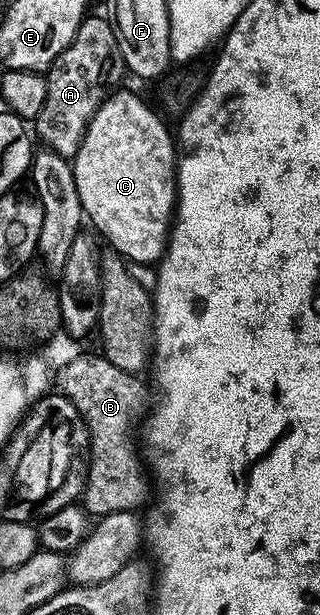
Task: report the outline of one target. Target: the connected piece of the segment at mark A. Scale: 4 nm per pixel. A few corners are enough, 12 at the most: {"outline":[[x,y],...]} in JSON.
{"outline":[[86,16],[44,74],[40,144],[76,157],[113,81],[112,20]]}

